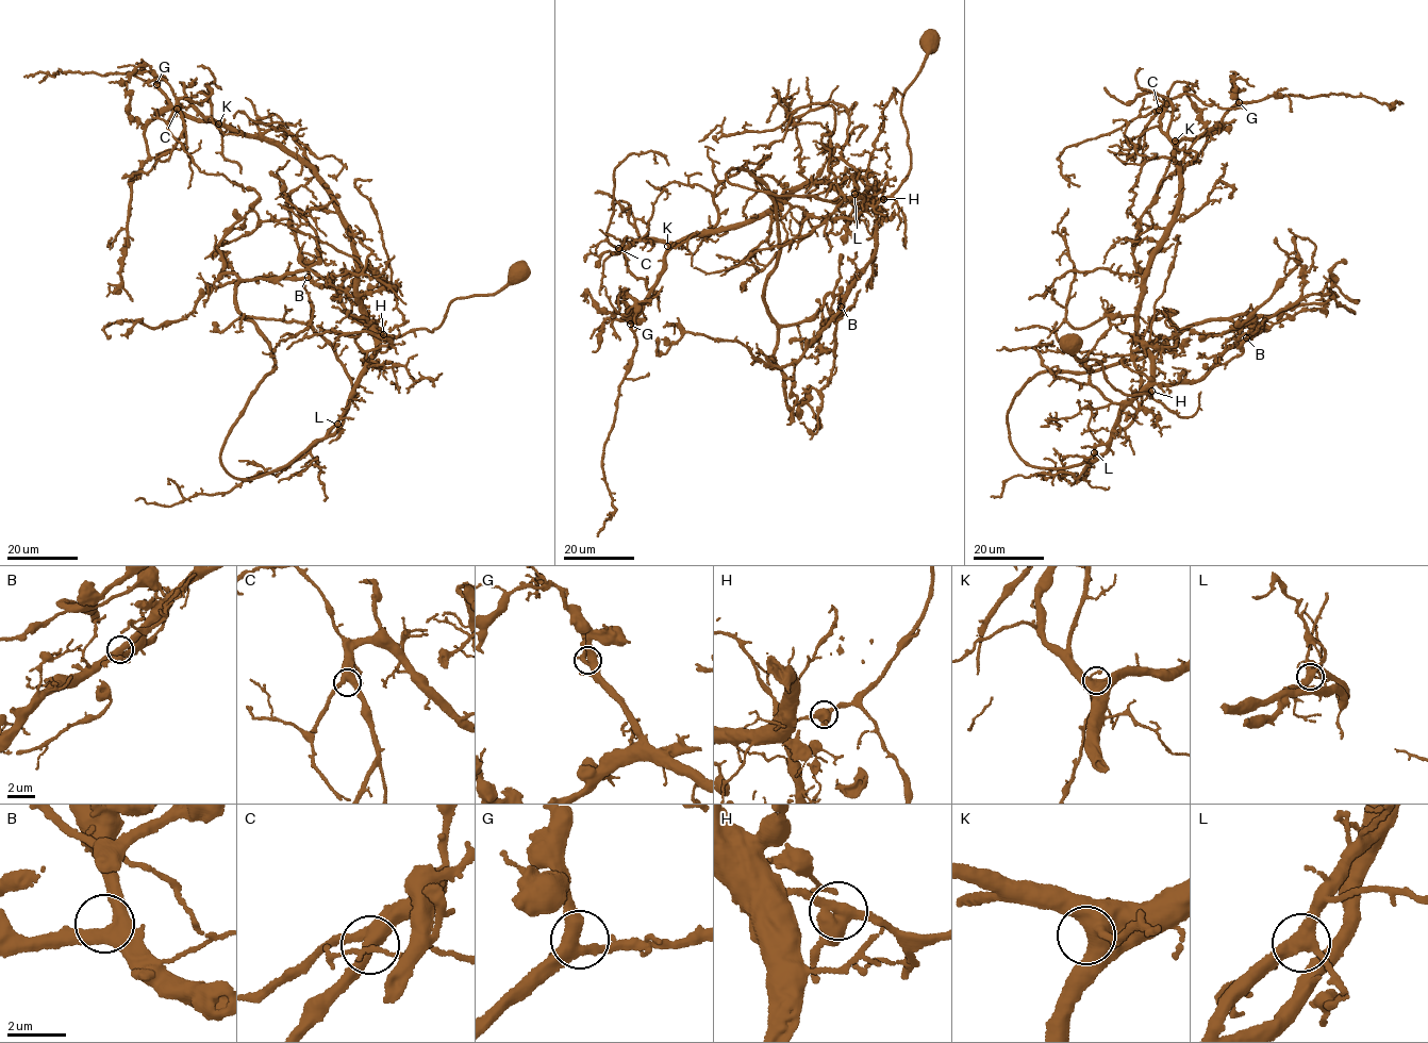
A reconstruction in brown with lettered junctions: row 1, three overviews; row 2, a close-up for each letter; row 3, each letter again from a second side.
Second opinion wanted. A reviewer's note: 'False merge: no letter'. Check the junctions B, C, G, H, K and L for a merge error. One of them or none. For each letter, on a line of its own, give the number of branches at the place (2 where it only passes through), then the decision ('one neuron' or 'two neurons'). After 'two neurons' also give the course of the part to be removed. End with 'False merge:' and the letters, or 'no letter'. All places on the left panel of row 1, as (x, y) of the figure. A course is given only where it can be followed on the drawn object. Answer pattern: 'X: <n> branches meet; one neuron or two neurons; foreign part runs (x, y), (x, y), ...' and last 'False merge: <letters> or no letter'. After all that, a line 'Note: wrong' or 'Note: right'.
B: 3 branches meet; one neuron
C: 3 branches meet; one neuron
G: 3 branches meet; one neuron
H: 3 branches meet; one neuron
K: 3 branches meet; one neuron
L: 3 branches meet; one neuron
False merge: no letter
Note: right

